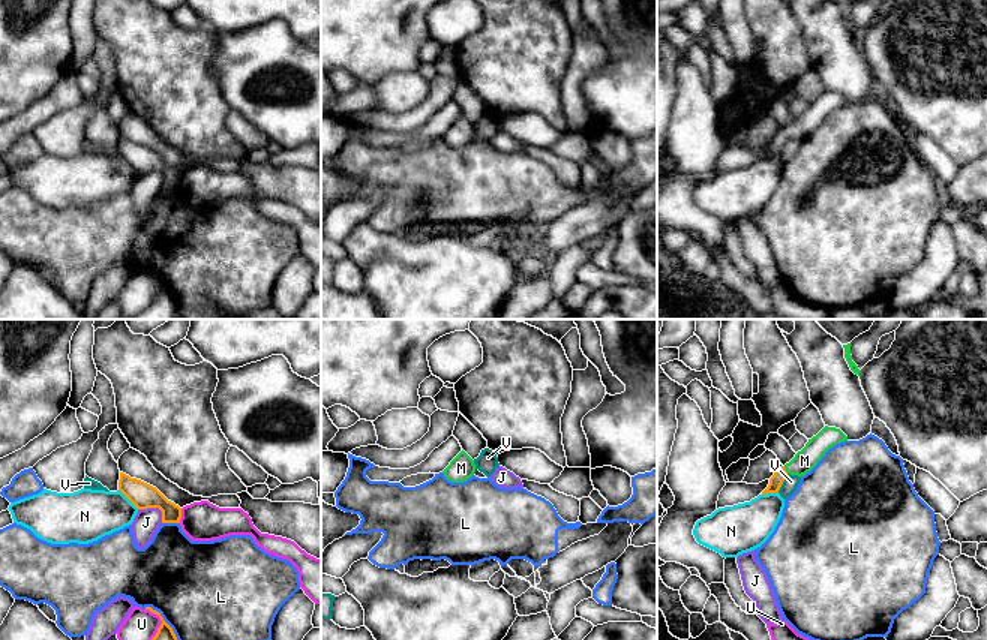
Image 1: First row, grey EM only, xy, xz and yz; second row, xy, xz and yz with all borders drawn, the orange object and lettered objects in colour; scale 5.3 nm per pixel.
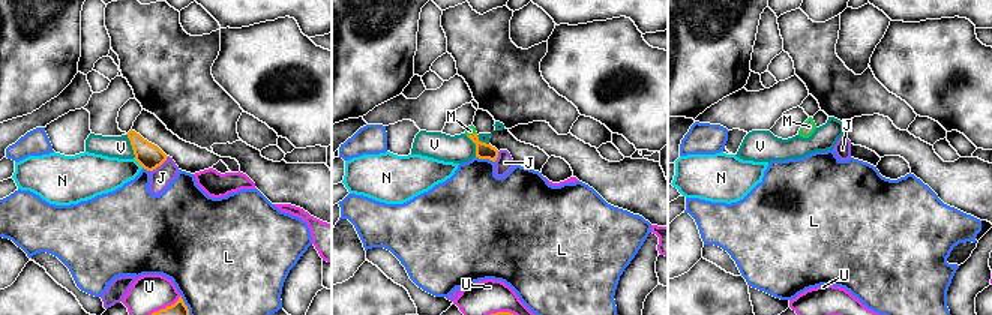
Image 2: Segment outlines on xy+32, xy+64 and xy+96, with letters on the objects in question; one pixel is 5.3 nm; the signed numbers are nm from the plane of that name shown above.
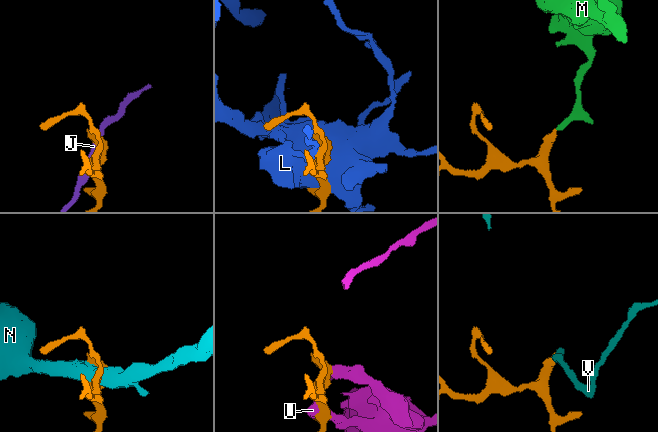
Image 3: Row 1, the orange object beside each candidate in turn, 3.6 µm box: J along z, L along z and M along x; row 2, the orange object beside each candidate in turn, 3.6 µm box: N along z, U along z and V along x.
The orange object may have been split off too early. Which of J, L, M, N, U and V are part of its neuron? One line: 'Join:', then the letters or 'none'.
Join: M

